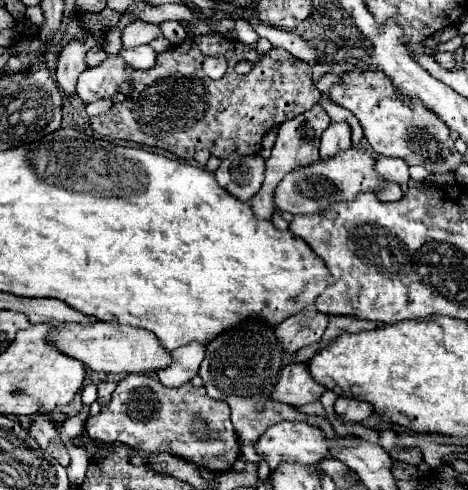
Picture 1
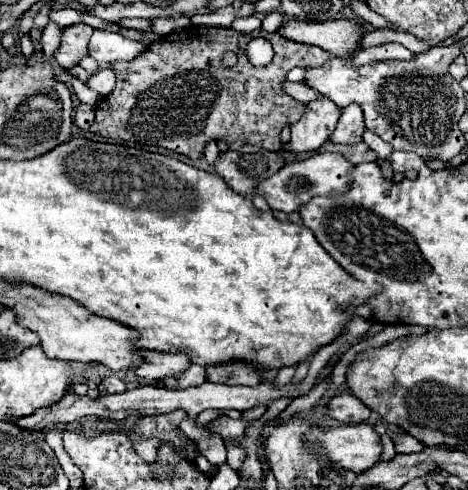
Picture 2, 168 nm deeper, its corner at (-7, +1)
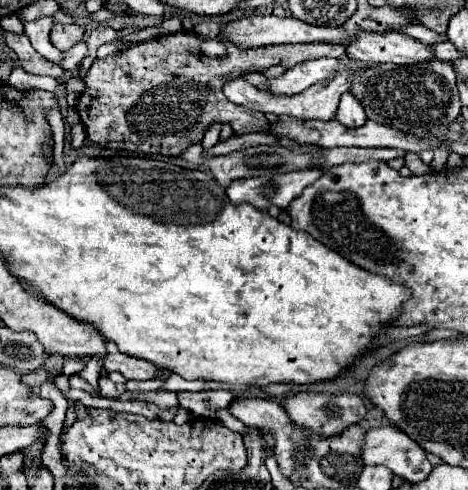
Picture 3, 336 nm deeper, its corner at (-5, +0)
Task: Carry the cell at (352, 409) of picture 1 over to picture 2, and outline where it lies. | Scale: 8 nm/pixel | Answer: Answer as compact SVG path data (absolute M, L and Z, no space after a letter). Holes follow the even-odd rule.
M339 391L327 405L329 415L343 423L363 423L369 419L371 411L353 393Z

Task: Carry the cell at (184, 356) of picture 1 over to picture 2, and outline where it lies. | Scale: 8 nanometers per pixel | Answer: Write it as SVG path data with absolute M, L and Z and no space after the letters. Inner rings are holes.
M141 351L145 363L135 369L143 379L163 381L167 377L181 377L189 365L193 365L187 353L161 353L161 351Z

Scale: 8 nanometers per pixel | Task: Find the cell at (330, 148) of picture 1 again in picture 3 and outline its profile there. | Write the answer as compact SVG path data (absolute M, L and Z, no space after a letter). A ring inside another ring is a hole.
M345 92L341 96L335 118L347 128L359 128L359 126L363 126L367 122L367 116L365 116L361 104L357 104L357 98L351 92Z

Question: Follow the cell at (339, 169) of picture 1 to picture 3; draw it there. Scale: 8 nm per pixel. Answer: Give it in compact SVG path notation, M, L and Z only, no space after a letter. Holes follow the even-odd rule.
M305 170L305 172L289 172L289 174L275 174L271 180L269 176L255 176L255 178L241 178L241 180L235 180L233 184L229 184L229 188L225 190L231 204L233 206L239 206L243 202L247 204L253 204L255 208L269 208L271 204L279 206L279 208L287 208L289 202L293 198L297 198L305 186L313 184L317 178L321 176L321 170Z

